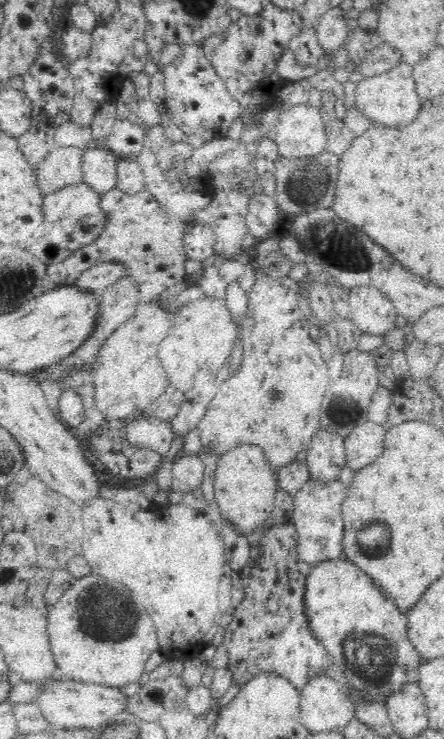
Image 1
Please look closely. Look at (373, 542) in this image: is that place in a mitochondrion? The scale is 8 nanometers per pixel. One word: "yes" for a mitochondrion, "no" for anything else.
yes

